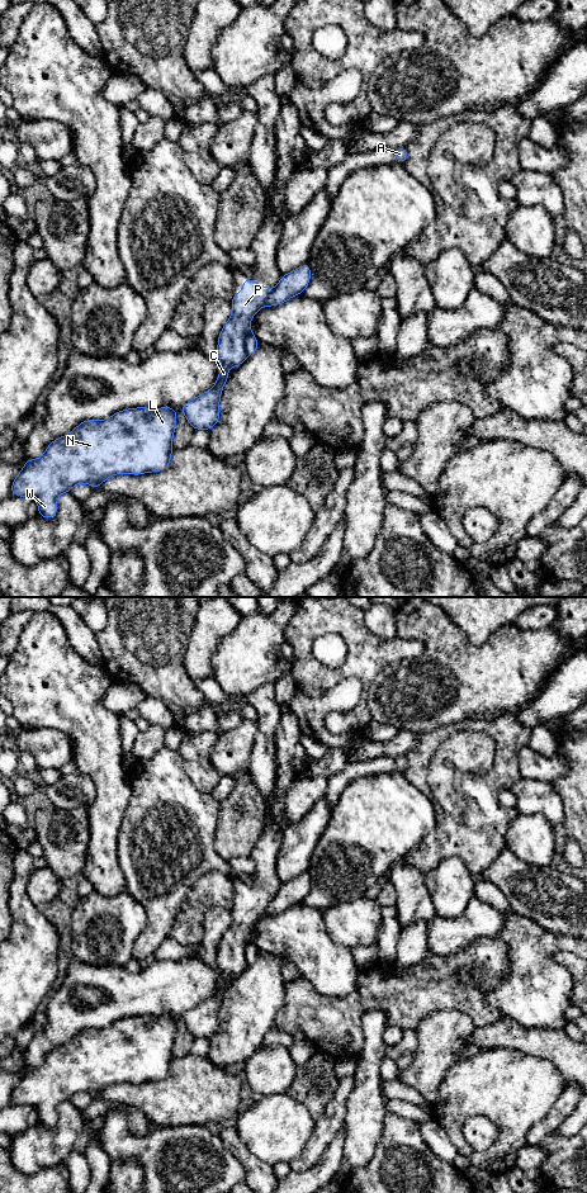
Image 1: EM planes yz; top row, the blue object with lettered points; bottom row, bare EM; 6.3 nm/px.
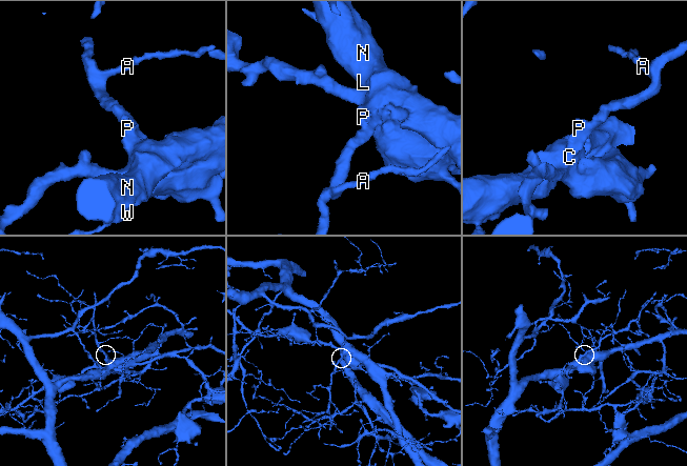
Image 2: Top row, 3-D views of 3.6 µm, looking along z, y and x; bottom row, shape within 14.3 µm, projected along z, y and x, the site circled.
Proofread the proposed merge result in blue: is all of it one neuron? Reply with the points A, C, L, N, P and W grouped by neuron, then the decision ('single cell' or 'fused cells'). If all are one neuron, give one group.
A L N W / C P | fused cells

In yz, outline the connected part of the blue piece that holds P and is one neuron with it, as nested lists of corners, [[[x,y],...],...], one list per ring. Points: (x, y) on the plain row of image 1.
[[[248,887],[242,889],[242,895],[242,900],[233,901],[231,925],[218,945],[217,966],[222,976],[216,993],[181,1017],[194,1038],[209,1040],[218,1032],[221,1003],[228,989],[228,977],[238,976],[248,965],[245,956],[246,941],[252,925],[265,914],[271,900],[268,894],[261,895],[260,891]]]

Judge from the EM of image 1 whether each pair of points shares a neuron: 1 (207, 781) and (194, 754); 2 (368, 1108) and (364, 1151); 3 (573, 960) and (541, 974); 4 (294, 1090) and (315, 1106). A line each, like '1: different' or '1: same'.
1: same
2: same
3: different
4: same

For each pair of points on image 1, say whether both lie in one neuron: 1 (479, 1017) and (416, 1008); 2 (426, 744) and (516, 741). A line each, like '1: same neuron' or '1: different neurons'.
1: same neuron
2: same neuron

